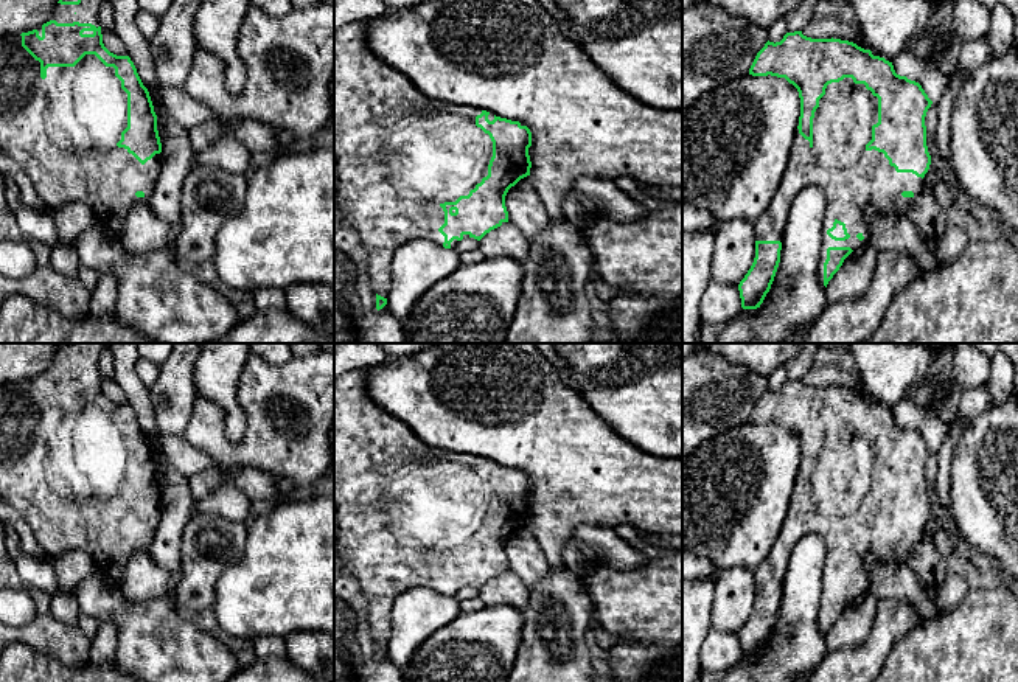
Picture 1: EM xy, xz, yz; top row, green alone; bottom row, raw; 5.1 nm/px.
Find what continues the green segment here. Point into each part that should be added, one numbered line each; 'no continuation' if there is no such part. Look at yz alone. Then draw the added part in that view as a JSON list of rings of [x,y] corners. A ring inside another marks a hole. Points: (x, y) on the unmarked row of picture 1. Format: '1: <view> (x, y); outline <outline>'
1: yz (850, 525); outline [[[852,426],[828,432],[814,460],[813,489],[805,488],[797,477],[777,541],[766,559],[754,570],[755,589],[782,589],[786,564],[797,541],[805,534],[821,536],[827,545],[818,612],[821,631],[824,631],[824,611],[828,595],[850,595],[856,600],[869,593],[870,575],[864,562],[867,555],[880,564],[901,564],[925,538],[922,525],[912,520],[897,520],[883,500],[866,497],[866,492],[872,488],[872,474],[877,471],[878,446],[864,432],[855,432]],[[836,567],[845,572],[849,587],[835,589],[827,583]]]

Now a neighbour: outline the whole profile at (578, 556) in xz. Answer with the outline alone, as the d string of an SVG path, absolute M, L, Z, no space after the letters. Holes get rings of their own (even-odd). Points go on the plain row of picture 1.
M575 536L566 541L563 559L566 567L581 578L601 562L598 553L589 544Z

